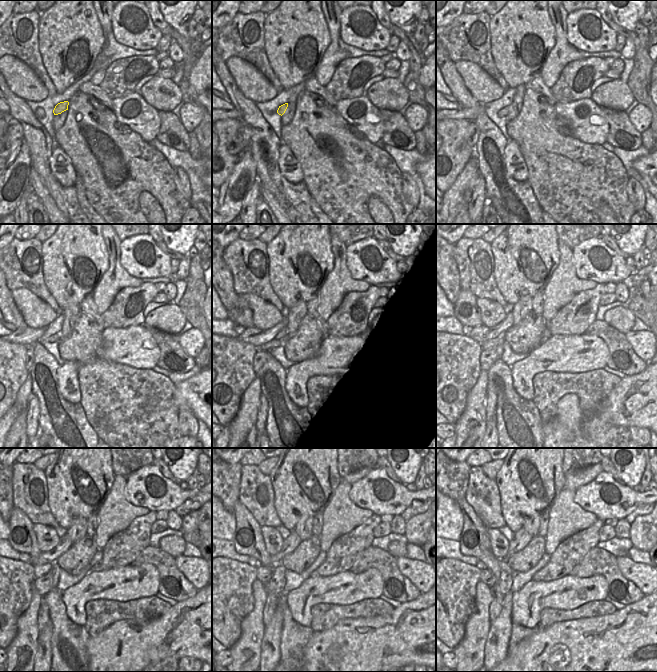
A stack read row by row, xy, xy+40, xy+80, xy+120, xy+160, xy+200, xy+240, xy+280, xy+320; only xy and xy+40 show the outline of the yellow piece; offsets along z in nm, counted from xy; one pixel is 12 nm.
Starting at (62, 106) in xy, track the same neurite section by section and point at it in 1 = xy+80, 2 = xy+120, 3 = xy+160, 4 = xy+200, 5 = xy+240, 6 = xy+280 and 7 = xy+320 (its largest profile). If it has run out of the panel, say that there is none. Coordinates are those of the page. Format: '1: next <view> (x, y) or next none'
1: next xy+80 (503, 112)
2: next xy+120 (56, 337)
3: next xy+160 (277, 341)
4: next xy+200 (492, 343)
5: next xy+240 (39, 571)
6: next xy+280 (264, 573)
7: next xy+320 (486, 576)

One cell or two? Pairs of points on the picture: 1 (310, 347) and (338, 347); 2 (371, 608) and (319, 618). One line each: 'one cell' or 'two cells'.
1: two cells
2: one cell

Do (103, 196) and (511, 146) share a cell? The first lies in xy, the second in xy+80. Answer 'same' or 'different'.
different

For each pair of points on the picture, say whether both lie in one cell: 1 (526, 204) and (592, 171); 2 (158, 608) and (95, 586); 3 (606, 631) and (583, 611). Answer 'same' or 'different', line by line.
1: different
2: different
3: different

